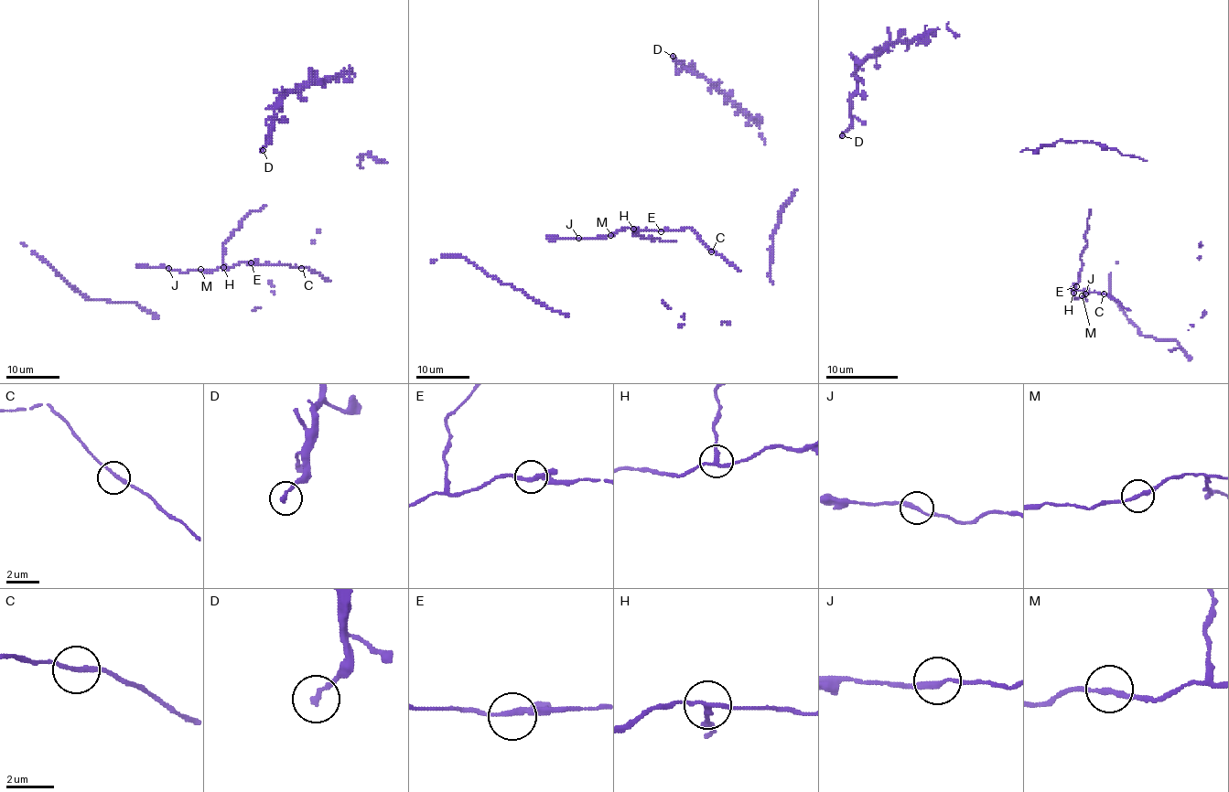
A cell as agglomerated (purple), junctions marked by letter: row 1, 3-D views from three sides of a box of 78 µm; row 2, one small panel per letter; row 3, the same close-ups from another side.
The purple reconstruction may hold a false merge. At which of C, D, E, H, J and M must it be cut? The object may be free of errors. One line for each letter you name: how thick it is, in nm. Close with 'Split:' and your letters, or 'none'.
H: 190 nm
Split: H

